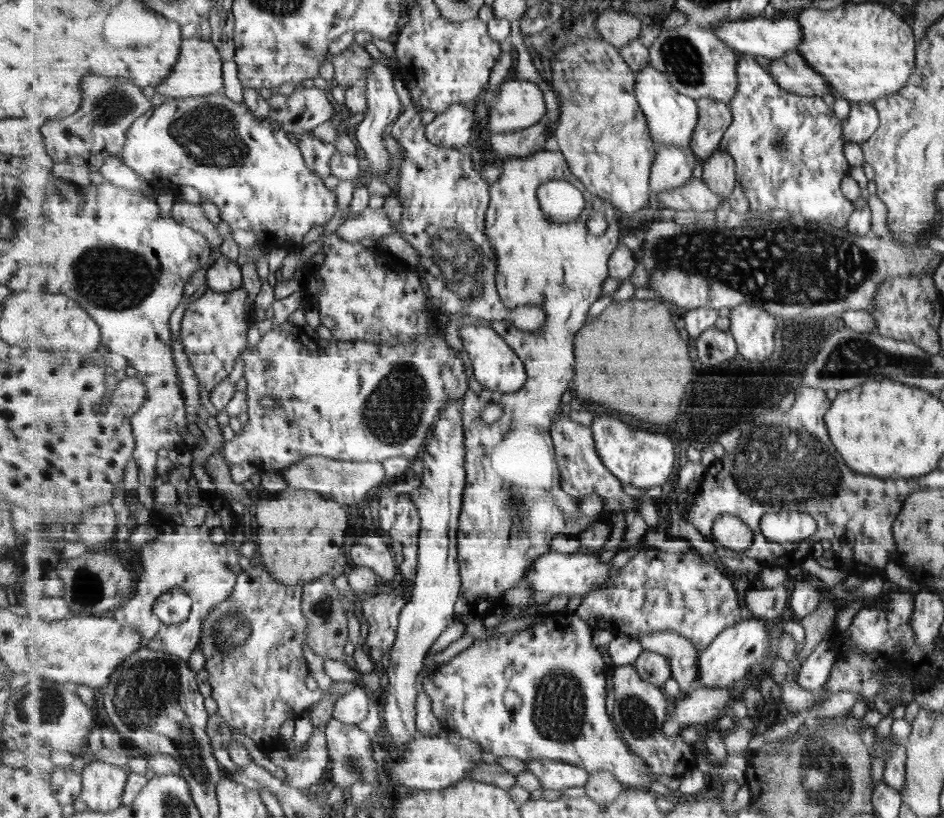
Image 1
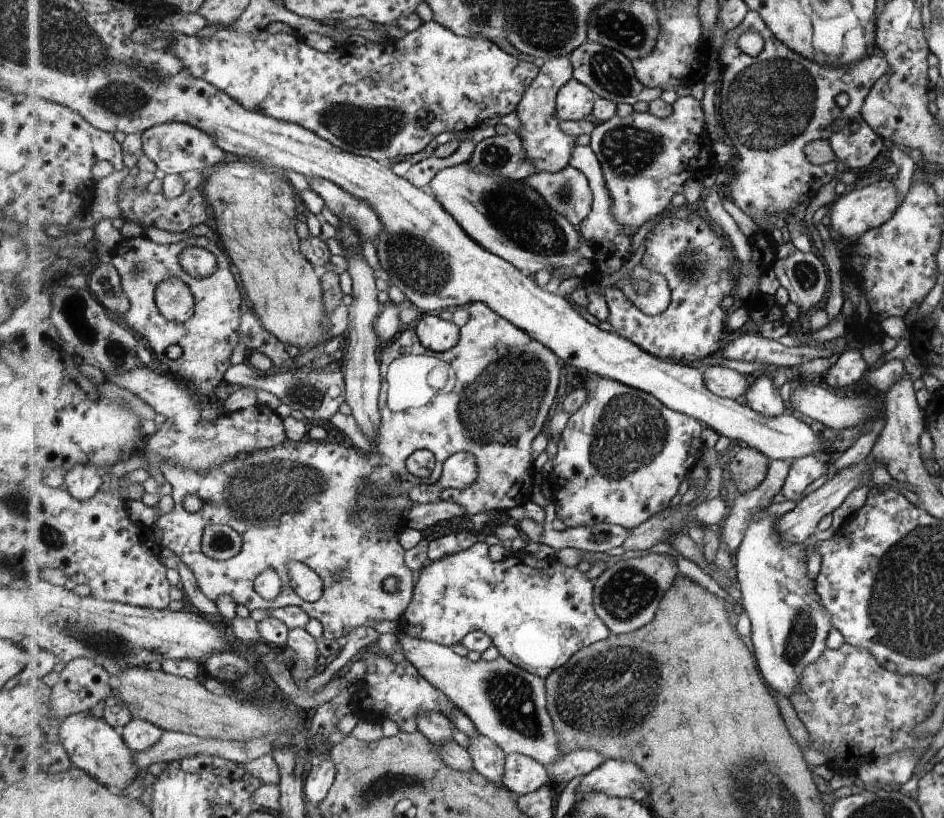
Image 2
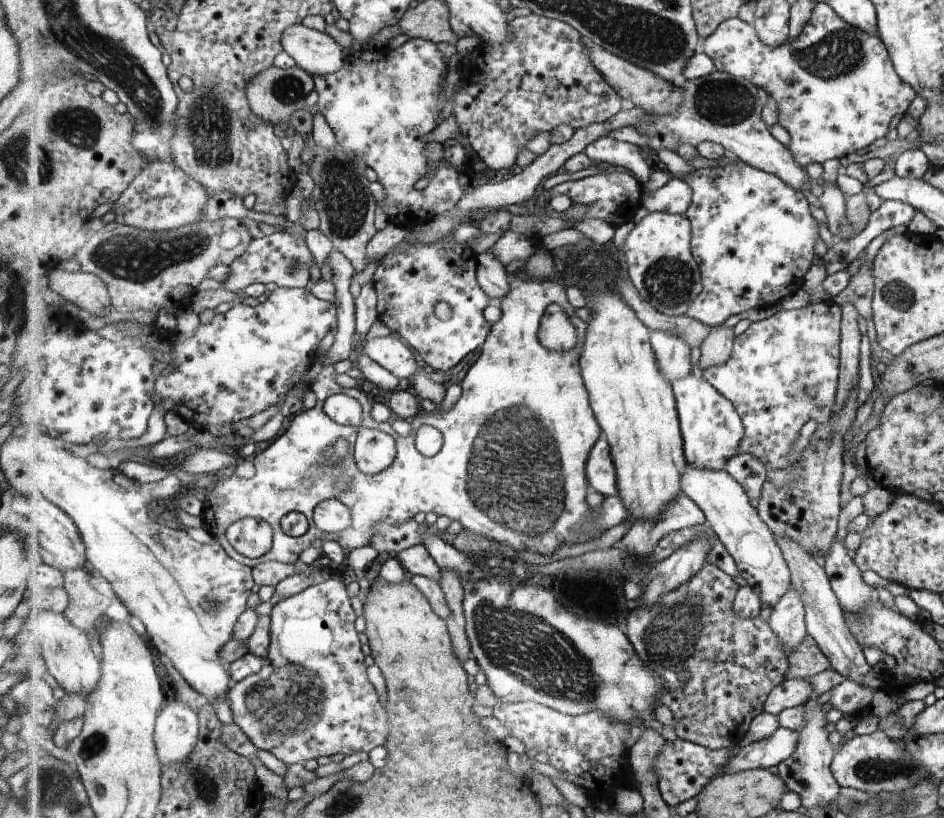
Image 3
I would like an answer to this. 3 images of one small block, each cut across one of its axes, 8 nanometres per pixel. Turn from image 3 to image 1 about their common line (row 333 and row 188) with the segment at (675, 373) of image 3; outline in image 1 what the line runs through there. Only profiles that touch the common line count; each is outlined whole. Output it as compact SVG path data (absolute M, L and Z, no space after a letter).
M659 146L656 152L657 156L653 161L650 176L653 194L659 194L665 189L681 187L692 180L699 156L691 147Z

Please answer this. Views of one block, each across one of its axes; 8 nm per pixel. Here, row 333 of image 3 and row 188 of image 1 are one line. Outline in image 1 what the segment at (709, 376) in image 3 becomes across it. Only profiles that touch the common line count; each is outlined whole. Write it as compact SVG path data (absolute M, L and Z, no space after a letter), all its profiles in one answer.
M753 55L740 56L738 73L740 85L737 94L733 97L733 100L729 102L732 108L733 120L731 127L726 131L720 146L735 157L735 163L737 163L737 182L739 182L743 194L747 200L749 200L750 210L763 213L780 208L785 209L790 213L801 213L810 221L817 221L822 224L829 223L829 225L837 226L839 229L847 228L854 207L853 201L849 200L842 190L842 182L845 177L849 176L849 172L851 172L852 169L852 166L847 162L847 158L845 158L845 154L843 154L843 144L845 144L843 120L839 120L839 118L835 116L833 108L825 104L825 100L821 98L821 95L805 96L793 94L793 92L785 90L783 86L779 86L779 84L775 82L775 78L773 78L772 74L769 74L769 71L764 70L759 66Z

